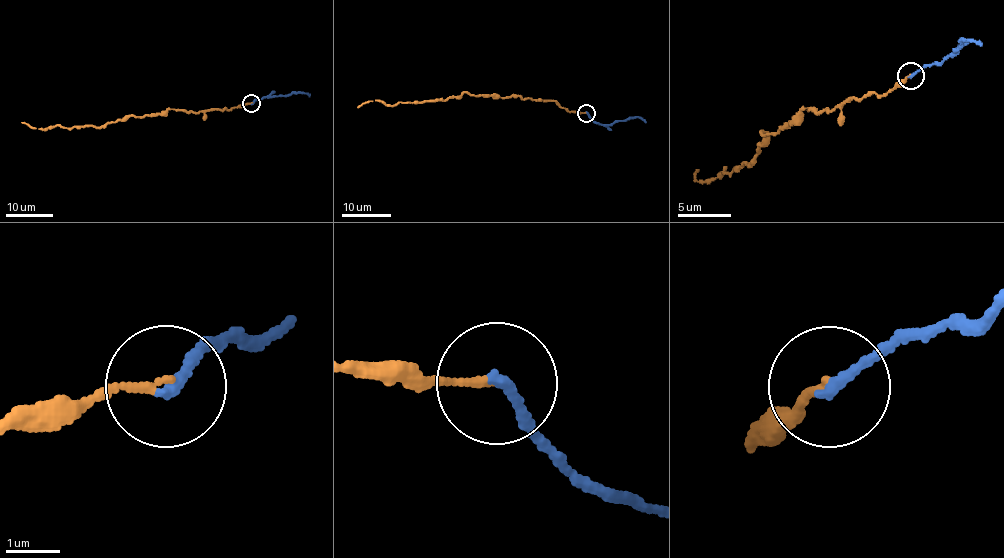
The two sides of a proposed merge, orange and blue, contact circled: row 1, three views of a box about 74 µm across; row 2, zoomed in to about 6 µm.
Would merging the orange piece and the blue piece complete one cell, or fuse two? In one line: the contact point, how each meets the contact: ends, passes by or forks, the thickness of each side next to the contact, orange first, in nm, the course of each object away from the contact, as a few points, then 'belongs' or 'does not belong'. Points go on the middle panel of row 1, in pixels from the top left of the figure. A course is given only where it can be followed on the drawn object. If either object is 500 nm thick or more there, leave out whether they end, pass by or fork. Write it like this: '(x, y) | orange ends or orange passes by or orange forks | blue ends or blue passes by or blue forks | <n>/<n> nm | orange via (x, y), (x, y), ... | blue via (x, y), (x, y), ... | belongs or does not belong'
(586, 113) | orange ends | blue ends | 120/190 nm | orange via (587, 113), (567, 111), (554, 100), (467, 92), (441, 100), (399, 101), (394, 105), (368, 100), (358, 107) | blue via (587, 113), (601, 124), (612, 124), (636, 117), (646, 122) | belongs

